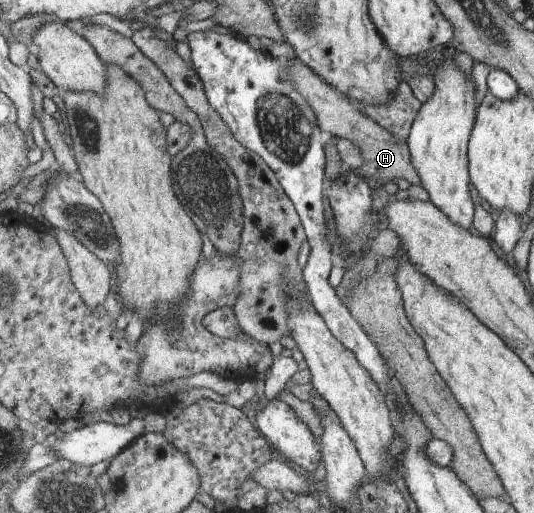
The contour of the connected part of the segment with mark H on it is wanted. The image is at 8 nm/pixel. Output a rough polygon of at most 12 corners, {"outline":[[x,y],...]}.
{"outline":[[303,60],[291,79],[322,131],[348,138],[374,185],[422,185],[408,141],[375,123]]}

